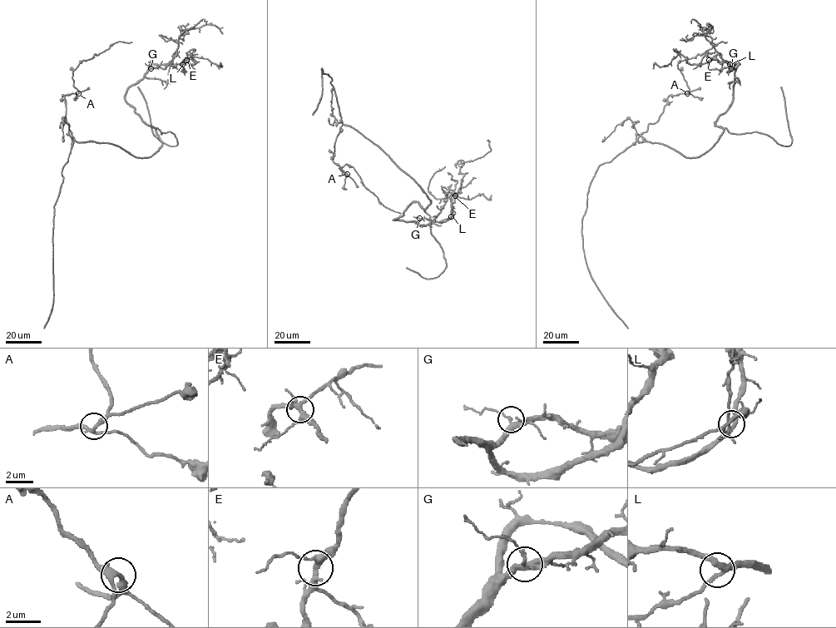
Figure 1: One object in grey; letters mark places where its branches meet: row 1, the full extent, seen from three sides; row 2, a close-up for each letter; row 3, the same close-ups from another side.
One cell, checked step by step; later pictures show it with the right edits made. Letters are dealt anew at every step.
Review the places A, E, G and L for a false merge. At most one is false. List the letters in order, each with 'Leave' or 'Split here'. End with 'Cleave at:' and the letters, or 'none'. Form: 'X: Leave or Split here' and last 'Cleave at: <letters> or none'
A: Leave
E: Leave
G: Leave
L: Leave
Cleave at: none

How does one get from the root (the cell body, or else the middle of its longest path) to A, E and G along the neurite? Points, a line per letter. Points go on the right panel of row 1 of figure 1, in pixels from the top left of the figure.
A: (691, 157), (660, 143), (638, 140), (648, 125), (657, 121), (669, 96), (687, 93)
E: (691, 157), (704, 154), (718, 140), (723, 130), (715, 122), (733, 100), (731, 67), (735, 64), (709, 60)
G: (691, 157), (704, 154), (723, 131), (715, 122), (729, 108), (733, 100), (734, 69), (731, 68)

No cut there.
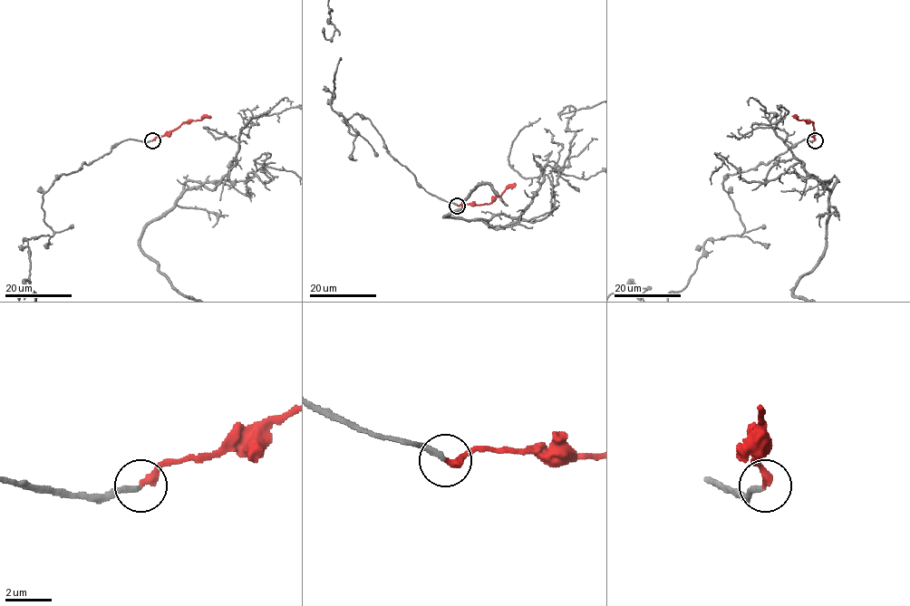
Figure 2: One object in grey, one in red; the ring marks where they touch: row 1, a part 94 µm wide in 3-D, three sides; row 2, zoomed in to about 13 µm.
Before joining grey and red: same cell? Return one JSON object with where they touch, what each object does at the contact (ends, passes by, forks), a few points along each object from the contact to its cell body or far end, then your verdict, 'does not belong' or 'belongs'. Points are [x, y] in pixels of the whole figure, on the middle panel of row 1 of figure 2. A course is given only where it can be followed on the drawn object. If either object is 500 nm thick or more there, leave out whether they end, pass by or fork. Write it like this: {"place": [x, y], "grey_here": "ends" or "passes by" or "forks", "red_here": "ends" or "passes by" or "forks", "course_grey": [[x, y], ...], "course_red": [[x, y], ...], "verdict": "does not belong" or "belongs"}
{"place": [457, 206], "grey_here": "ends", "red_here": "ends", "course_red": [[457, 205], [490, 204], [515, 184]], "verdict": "belongs"}

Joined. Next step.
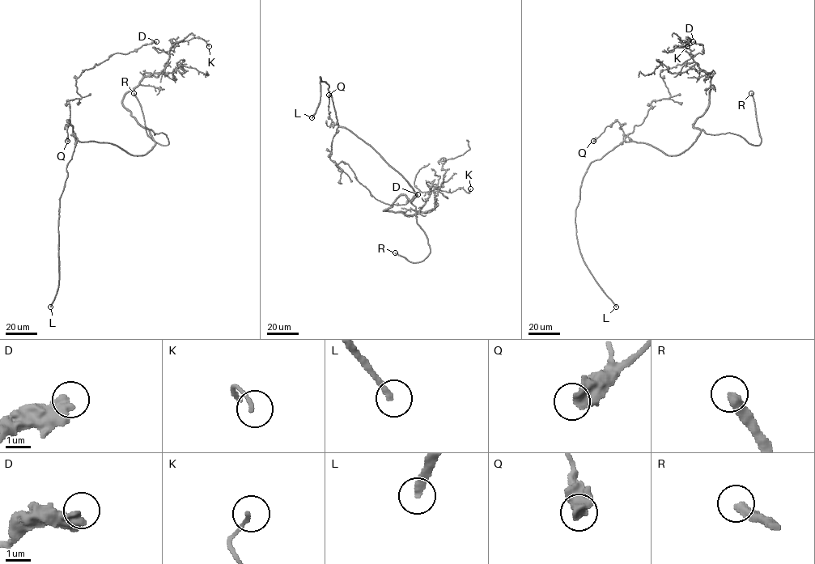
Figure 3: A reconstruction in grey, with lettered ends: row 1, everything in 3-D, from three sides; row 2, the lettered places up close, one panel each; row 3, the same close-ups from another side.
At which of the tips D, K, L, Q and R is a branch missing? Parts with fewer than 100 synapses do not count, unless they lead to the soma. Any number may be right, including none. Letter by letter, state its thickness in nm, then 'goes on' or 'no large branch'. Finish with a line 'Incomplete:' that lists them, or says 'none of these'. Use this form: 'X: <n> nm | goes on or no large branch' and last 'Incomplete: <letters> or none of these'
D: 440 nm | no large branch
K: 130 nm | no large branch
L: 280 nm | goes on
Q: 550 nm | no large branch
R: 400 nm | goes on
Incomplete: L, R

